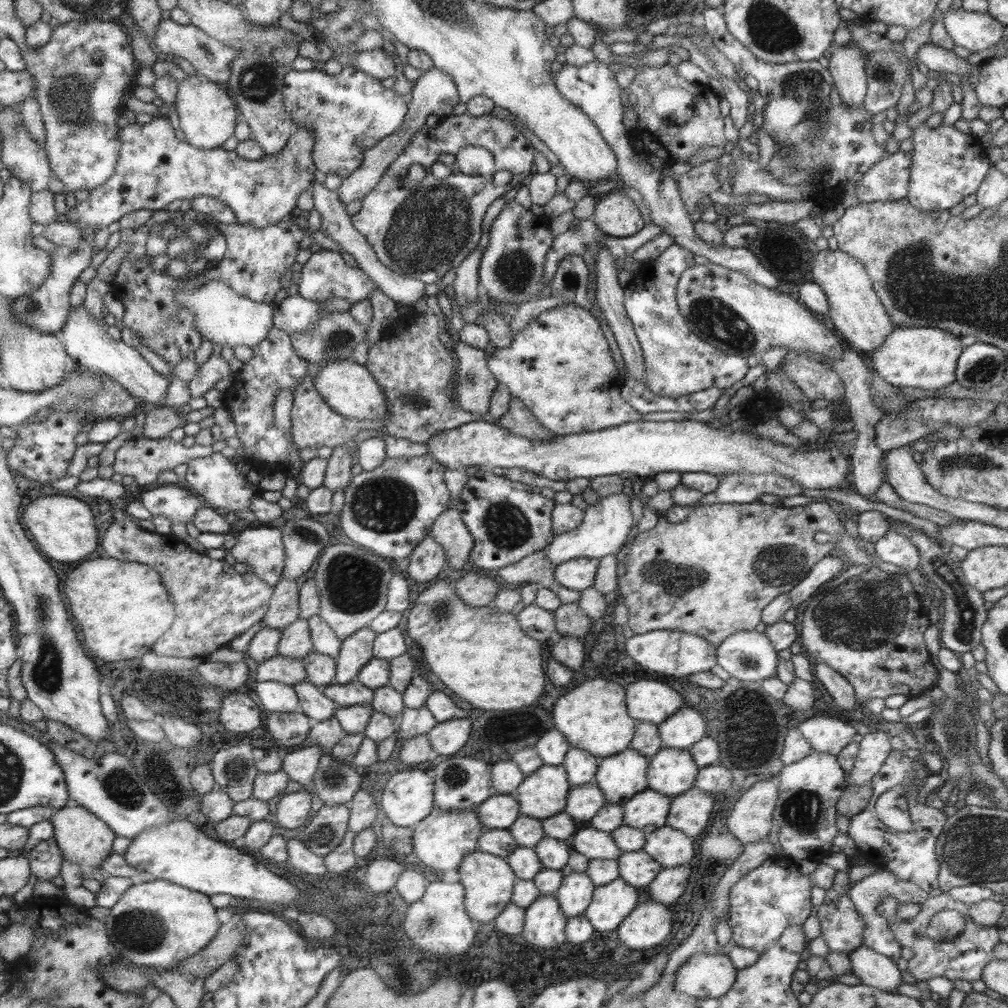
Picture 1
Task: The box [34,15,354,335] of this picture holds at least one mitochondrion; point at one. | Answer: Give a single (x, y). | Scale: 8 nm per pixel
(70, 95)

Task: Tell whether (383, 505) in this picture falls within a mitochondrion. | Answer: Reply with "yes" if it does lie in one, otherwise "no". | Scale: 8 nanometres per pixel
yes

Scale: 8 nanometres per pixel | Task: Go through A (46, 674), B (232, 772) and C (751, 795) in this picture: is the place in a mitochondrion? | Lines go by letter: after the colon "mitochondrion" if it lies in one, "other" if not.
A: mitochondrion
B: mitochondrion
C: other

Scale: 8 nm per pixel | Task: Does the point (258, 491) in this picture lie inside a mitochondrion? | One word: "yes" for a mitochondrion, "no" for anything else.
no

